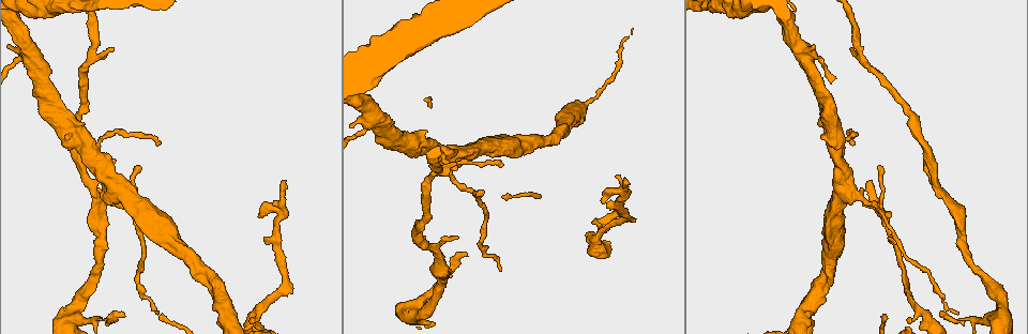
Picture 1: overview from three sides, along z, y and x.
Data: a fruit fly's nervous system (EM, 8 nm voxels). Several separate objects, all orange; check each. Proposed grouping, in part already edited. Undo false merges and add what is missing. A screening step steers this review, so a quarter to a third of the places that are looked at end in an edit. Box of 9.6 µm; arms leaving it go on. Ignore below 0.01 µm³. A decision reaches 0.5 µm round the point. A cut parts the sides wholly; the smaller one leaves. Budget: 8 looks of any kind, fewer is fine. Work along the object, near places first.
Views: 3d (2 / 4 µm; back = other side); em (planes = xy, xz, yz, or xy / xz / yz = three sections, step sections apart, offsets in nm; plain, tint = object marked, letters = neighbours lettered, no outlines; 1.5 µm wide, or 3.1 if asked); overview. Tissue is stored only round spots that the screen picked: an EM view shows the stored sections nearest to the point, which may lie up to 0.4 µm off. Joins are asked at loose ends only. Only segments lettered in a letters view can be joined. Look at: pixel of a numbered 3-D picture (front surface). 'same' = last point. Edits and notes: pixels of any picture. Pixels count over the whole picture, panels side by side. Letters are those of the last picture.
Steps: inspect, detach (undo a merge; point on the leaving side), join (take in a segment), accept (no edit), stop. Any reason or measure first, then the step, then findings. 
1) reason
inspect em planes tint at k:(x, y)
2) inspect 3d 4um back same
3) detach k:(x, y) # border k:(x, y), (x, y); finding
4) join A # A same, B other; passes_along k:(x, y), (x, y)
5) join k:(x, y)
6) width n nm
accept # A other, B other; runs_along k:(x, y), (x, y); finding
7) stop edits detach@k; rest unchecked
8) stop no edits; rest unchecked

an open end
inspect 3d 4um at 1:(282, 181)

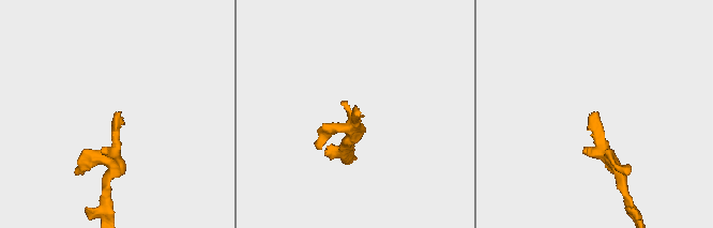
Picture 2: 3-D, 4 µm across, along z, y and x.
inspect em xz step 4 letters at 2:(353, 111)

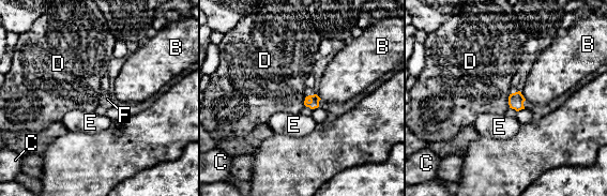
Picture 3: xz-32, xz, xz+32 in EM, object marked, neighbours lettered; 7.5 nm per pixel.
cut it another way
inspect em planes letters same

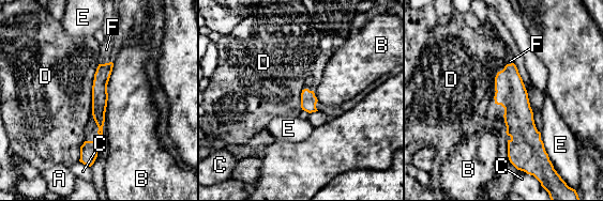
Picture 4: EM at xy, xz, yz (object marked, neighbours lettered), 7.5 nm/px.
longest_contact B 550 nm
join F # A other, B other, C other, D other, E other, F same; it goes on there

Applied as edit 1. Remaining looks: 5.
inspect overview

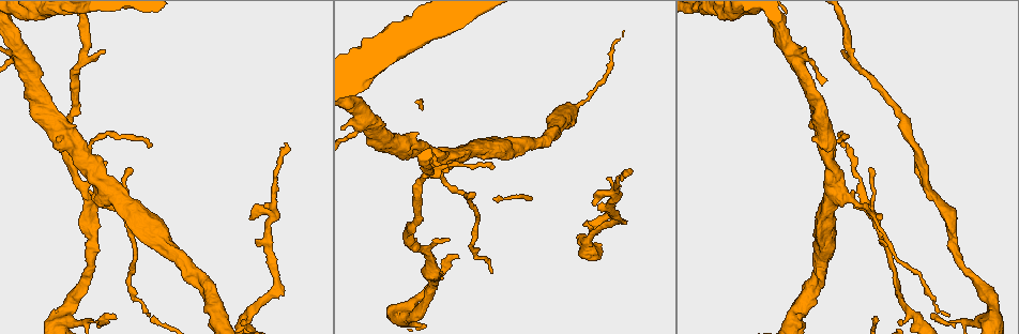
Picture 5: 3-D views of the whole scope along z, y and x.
free end
inspect 3d 2um at 5:(810, 125)

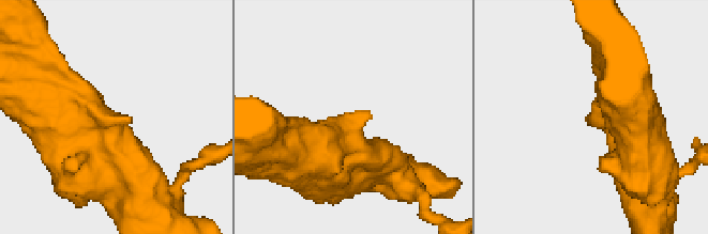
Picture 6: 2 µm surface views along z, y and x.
shape alone is not enough
inspect em planes plain at 6:(132, 119)

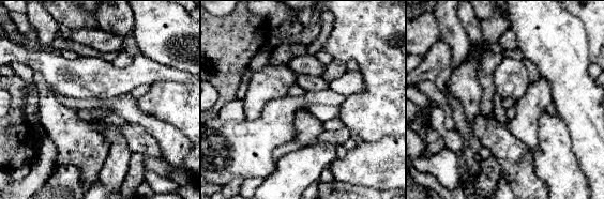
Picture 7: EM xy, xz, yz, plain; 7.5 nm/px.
inspect em planes letters same

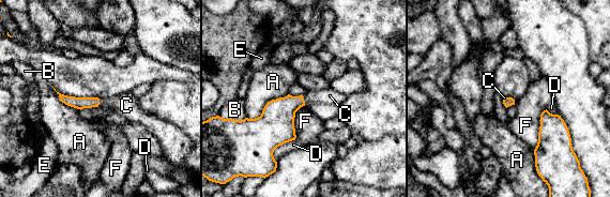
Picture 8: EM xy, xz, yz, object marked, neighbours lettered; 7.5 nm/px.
join C # A other, B other, C same, D other, E other, F other; passes_along 8:(277, 119), (304, 102), (330, 95); the neuron continues

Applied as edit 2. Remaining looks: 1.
inspect em planes letters at 5:(840, 50)

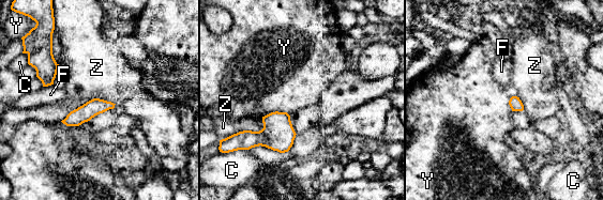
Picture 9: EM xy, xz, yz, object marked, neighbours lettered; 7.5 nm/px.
accept # C other, F other, Y other, Z other; border 9:(287, 112), (271, 111), (261, 117); none of them fits

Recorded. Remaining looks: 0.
stop edits join@4, join@8; rest unchecked

